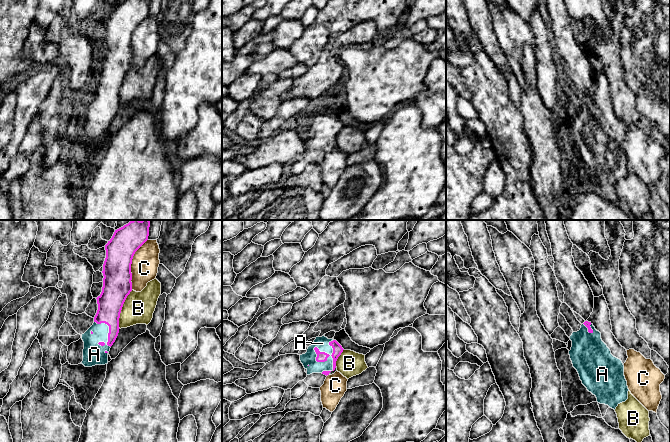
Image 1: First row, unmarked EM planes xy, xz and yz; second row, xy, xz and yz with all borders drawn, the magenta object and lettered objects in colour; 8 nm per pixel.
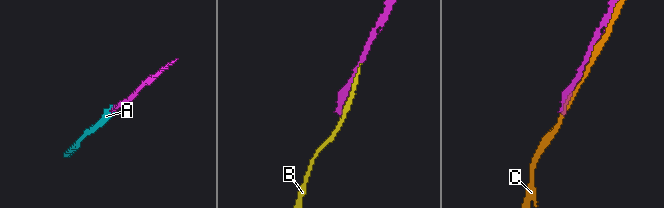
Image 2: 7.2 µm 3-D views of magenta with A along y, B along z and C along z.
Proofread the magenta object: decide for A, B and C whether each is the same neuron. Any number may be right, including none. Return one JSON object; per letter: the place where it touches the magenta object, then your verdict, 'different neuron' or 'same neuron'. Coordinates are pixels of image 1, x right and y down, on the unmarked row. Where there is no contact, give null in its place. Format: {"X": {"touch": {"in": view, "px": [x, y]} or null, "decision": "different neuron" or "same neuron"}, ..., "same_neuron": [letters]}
{"A": {"touch": {"in": "xz", "px": [329, 131]}, "decision": "same neuron"}, "B": {"touch": {"in": "xy", "px": [121, 85]}, "decision": "different neuron"}, "C": {"touch": {"in": "xy", "px": [131, 39]}, "decision": "different neuron"}, "same_neuron": ["A"]}

